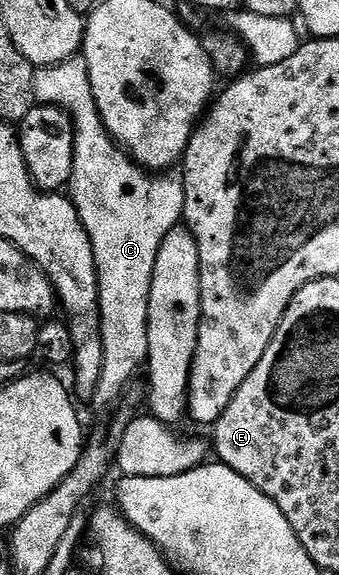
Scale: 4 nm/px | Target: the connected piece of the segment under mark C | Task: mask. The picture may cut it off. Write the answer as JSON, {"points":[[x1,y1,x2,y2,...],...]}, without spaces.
{"points":[[82,56,71,58,67,62,58,62,55,66,45,66,35,71,35,79,33,80,33,88,35,89,36,103,45,106,60,106,71,118,71,122,75,125,75,147,73,148,73,176,69,183,69,197,71,203,77,208,77,212,81,216,81,220,85,224,85,232,89,232,89,240,93,244,93,256,97,264,97,276,99,277,99,323,101,324,101,340,103,341,103,363,101,364,101,380,97,384,97,392,95,393,94,405,107,406,110,402,115,402,123,394,123,389,131,382,131,377,135,373,144,369,147,361,147,353,149,352,149,328,147,321,149,320,149,292,153,284,153,264,157,264,157,252,161,252,161,242,165,240,165,236,169,236,169,232,175,226,180,225,183,209,185,208,185,192,183,191,182,177,175,176,170,178,167,172,152,172,150,169,144,169,114,138,105,128,103,117,99,115,99,109,95,103,93,96,93,88,89,80,89,72,87,71,87,61]]}

